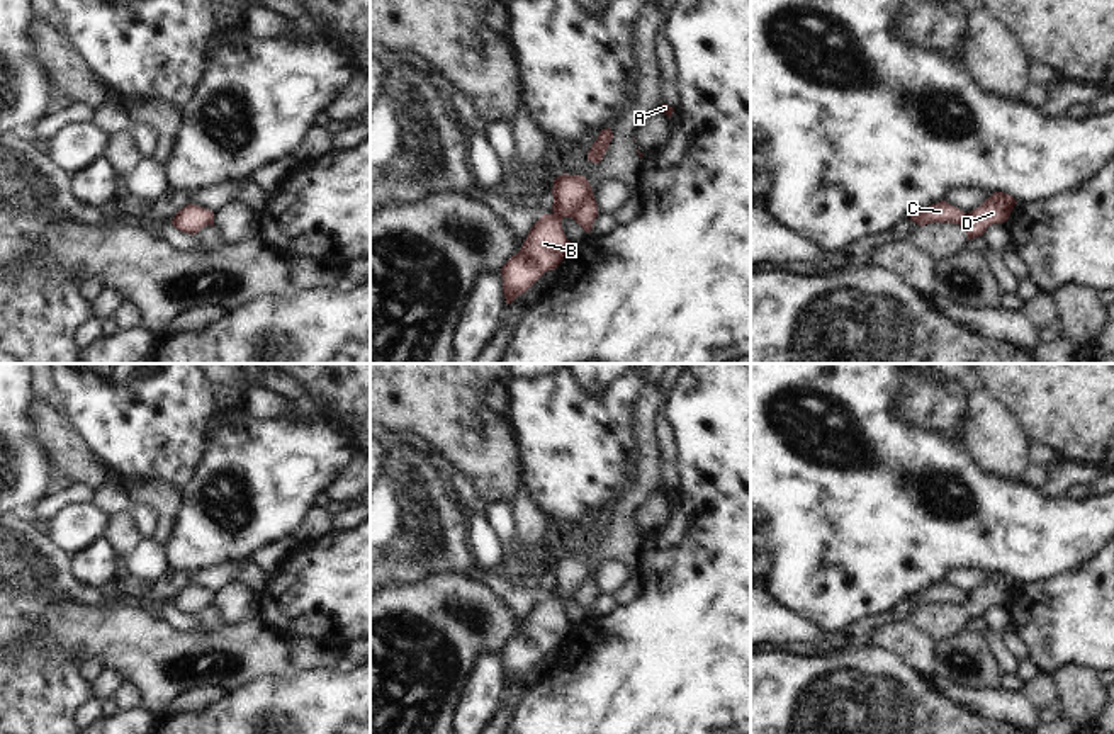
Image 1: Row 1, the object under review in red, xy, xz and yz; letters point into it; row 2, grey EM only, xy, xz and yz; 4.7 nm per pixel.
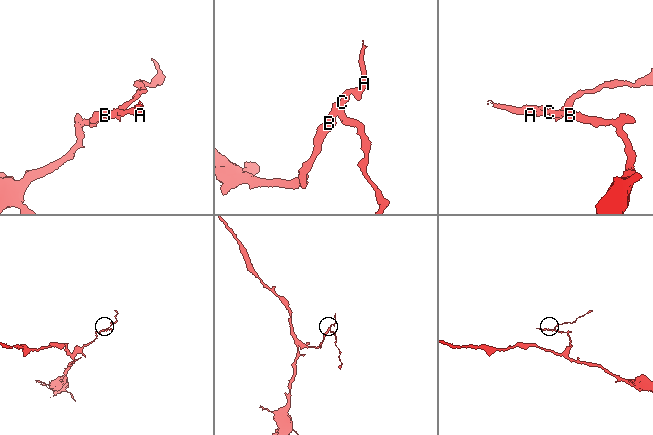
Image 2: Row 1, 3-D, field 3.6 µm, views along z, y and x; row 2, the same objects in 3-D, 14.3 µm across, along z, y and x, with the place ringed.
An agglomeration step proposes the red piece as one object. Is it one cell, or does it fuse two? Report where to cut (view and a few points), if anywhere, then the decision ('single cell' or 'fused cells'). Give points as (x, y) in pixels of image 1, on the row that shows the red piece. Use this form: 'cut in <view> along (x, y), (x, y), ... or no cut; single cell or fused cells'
cut in xz along (591, 191), (571, 216); fused cells

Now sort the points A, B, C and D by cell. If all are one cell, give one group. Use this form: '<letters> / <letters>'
A B C / D

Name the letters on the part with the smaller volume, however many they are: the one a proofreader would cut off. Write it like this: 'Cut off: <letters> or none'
Cut off: D

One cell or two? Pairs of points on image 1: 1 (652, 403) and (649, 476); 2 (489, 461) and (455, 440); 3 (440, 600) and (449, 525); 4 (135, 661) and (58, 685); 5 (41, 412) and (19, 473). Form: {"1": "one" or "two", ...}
{"1": "one", "2": "one", "3": "two", "4": "two", "5": "two"}

